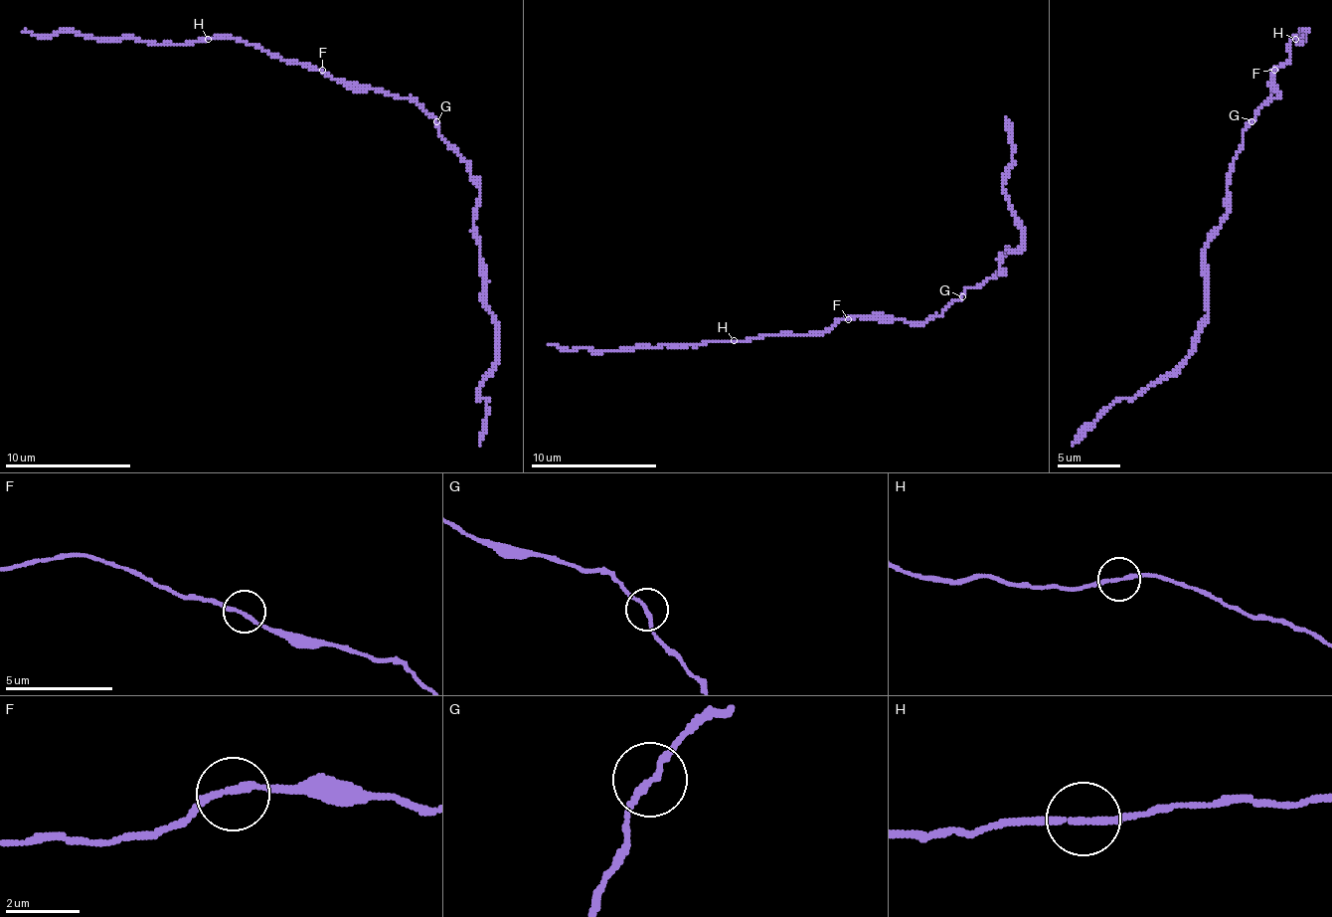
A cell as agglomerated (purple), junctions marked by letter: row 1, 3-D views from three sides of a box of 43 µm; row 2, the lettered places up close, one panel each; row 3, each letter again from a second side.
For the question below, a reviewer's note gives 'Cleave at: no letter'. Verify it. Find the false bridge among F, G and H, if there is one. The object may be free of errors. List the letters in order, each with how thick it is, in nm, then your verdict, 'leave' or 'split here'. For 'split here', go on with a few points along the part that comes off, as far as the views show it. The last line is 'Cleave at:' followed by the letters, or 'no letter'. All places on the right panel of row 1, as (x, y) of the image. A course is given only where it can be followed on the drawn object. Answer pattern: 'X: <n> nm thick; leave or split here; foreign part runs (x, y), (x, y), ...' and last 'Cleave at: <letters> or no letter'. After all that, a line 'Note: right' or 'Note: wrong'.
F: 170 nm thick; leave
G: 160 nm thick; leave
H: 180 nm thick; leave
Cleave at: no letter
Note: right

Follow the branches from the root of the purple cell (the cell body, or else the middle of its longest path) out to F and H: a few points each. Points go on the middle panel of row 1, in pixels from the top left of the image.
F: (952, 303), (939, 316), (929, 316), (923, 322), (864, 319), (861, 316), (848, 319)
H: (952, 303), (939, 316), (929, 316), (923, 322), (848, 316), (823, 332), (762, 335), (735, 341)

